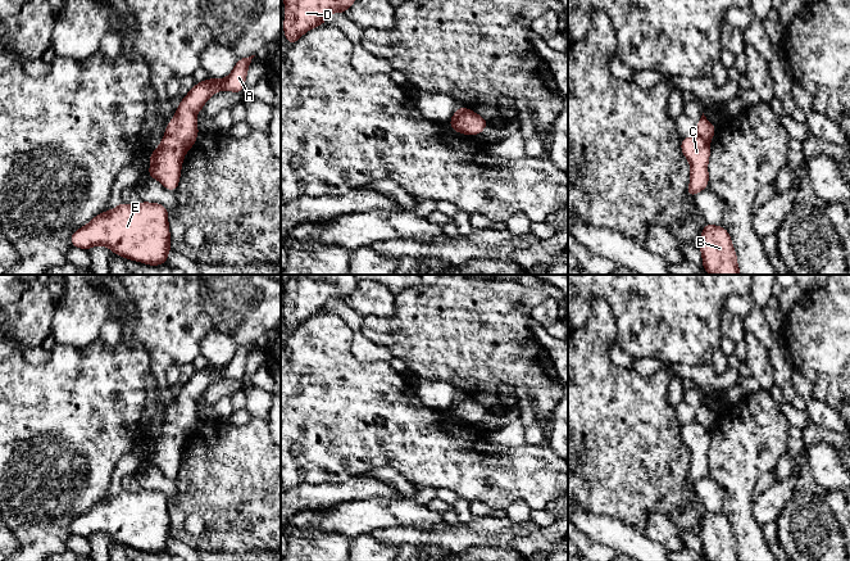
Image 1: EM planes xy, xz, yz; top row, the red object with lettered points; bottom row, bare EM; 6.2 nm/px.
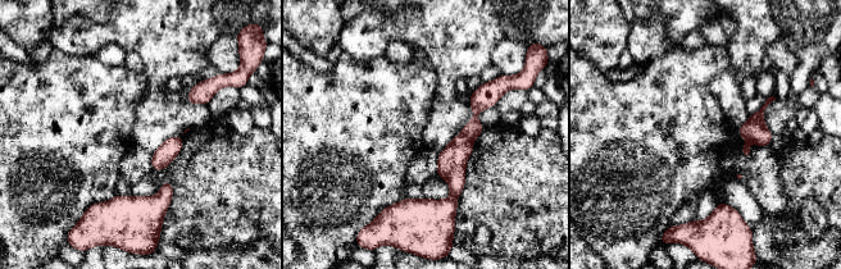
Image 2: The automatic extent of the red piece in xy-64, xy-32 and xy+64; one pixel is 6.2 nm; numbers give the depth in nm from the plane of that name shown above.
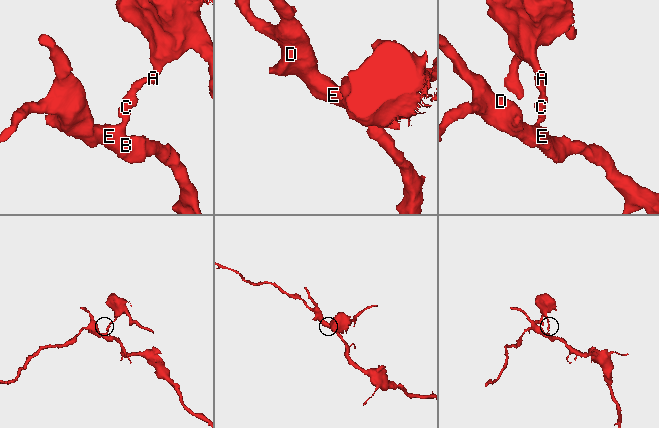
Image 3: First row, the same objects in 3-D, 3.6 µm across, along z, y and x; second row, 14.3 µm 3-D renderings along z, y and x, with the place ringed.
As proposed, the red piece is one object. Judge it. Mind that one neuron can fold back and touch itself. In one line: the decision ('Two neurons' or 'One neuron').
Two neurons

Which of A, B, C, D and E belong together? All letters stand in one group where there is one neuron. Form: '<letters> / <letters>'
A / B C D E

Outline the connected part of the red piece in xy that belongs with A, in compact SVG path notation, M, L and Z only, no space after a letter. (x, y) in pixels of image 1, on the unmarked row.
M254 344L238 347L228 365L221 367L208 366L204 370L197 370L177 394L174 404L165 415L165 422L173 424L186 438L190 438L200 420L196 412L196 402L208 386L219 377L241 381Z

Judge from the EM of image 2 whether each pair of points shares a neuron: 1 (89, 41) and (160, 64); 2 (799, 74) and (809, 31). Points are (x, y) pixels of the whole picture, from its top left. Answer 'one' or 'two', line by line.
1: one
2: one

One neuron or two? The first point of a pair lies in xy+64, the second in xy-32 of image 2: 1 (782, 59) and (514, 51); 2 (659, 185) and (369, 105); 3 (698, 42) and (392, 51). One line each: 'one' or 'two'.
1: one
2: one
3: one

